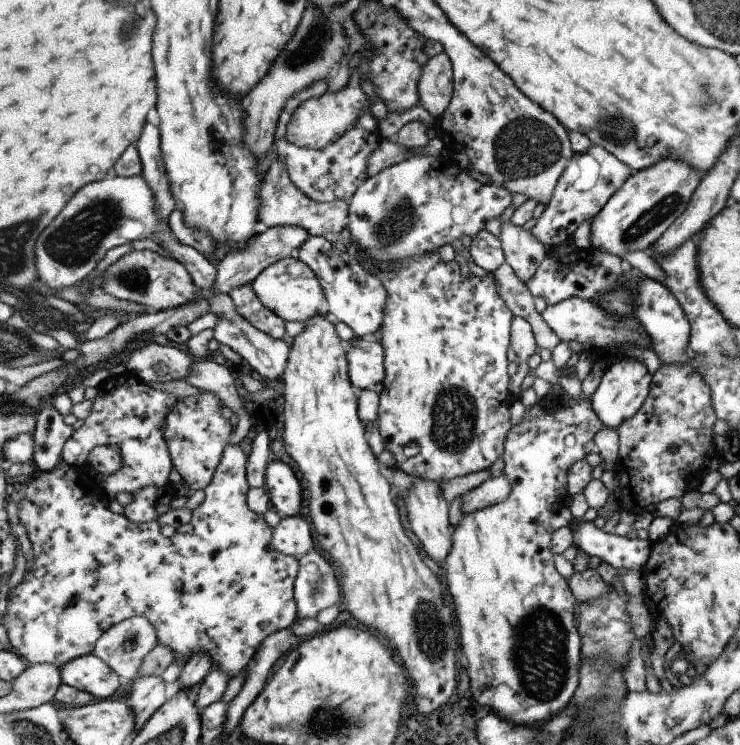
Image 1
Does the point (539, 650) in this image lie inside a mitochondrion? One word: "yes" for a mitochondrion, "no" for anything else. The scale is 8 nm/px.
yes

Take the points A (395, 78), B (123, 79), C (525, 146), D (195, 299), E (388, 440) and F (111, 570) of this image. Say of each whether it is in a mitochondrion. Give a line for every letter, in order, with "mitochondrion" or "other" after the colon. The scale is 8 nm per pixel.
A: other
B: other
C: mitochondrion
D: other
E: other
F: other

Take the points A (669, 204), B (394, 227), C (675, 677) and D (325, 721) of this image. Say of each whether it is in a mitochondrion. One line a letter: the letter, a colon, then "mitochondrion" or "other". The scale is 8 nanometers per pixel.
A: mitochondrion
B: mitochondrion
C: other
D: mitochondrion

